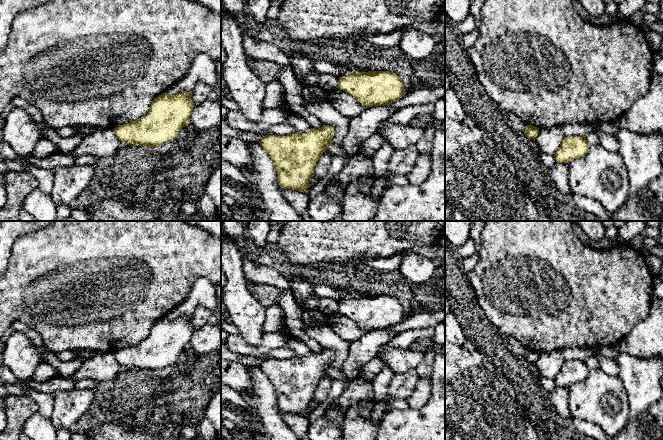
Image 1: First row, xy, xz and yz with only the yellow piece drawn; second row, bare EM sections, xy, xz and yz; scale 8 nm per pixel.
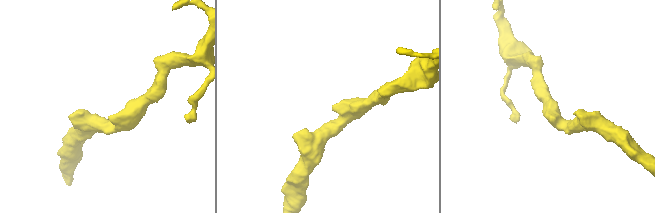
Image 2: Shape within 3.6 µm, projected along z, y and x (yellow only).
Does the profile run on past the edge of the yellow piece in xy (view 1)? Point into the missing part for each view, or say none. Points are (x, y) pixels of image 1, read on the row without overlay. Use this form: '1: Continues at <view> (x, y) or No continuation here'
1: No continuation here

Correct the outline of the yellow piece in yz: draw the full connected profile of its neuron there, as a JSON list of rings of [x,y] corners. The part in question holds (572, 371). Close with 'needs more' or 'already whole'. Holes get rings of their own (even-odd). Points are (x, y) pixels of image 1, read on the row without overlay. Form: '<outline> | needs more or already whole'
[[[585,360],[564,361],[554,381],[557,387],[570,387],[576,382],[584,381],[589,375]]] | already whole

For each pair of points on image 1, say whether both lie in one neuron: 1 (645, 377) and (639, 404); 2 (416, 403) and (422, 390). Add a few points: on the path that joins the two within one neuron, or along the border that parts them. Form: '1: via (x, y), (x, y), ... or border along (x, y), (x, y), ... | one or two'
1: via (642, 384), (640, 397) | one
2: via (417, 400), (422, 393) | one

